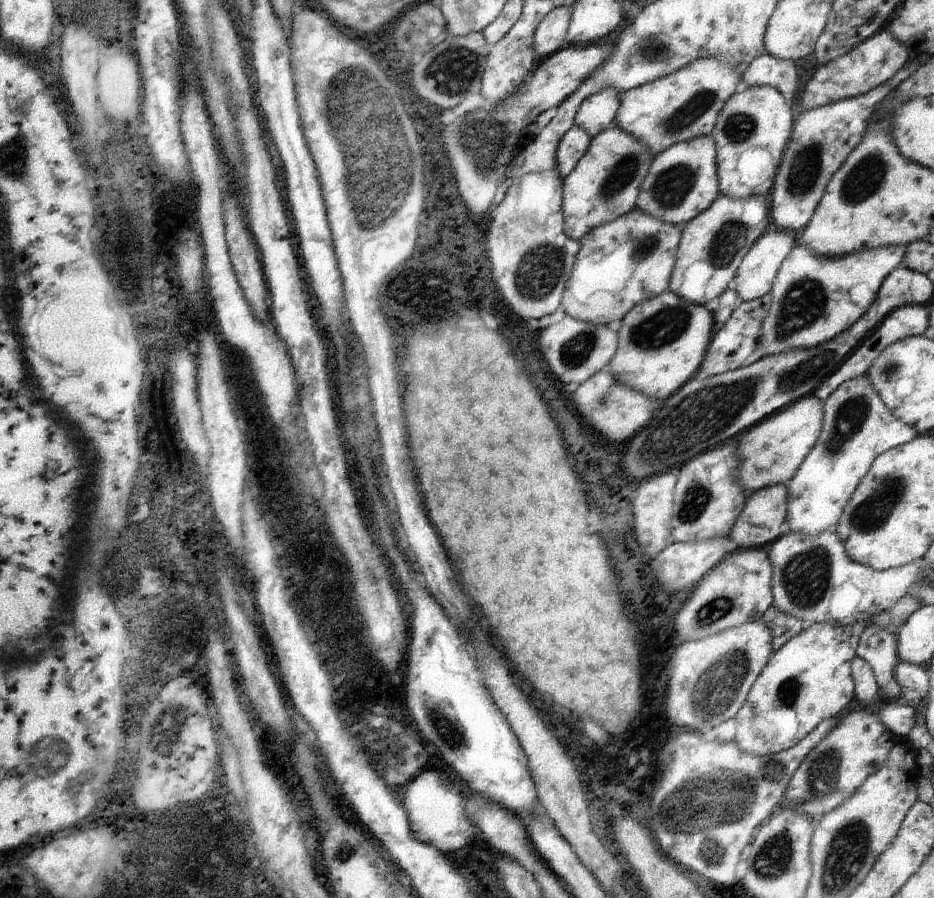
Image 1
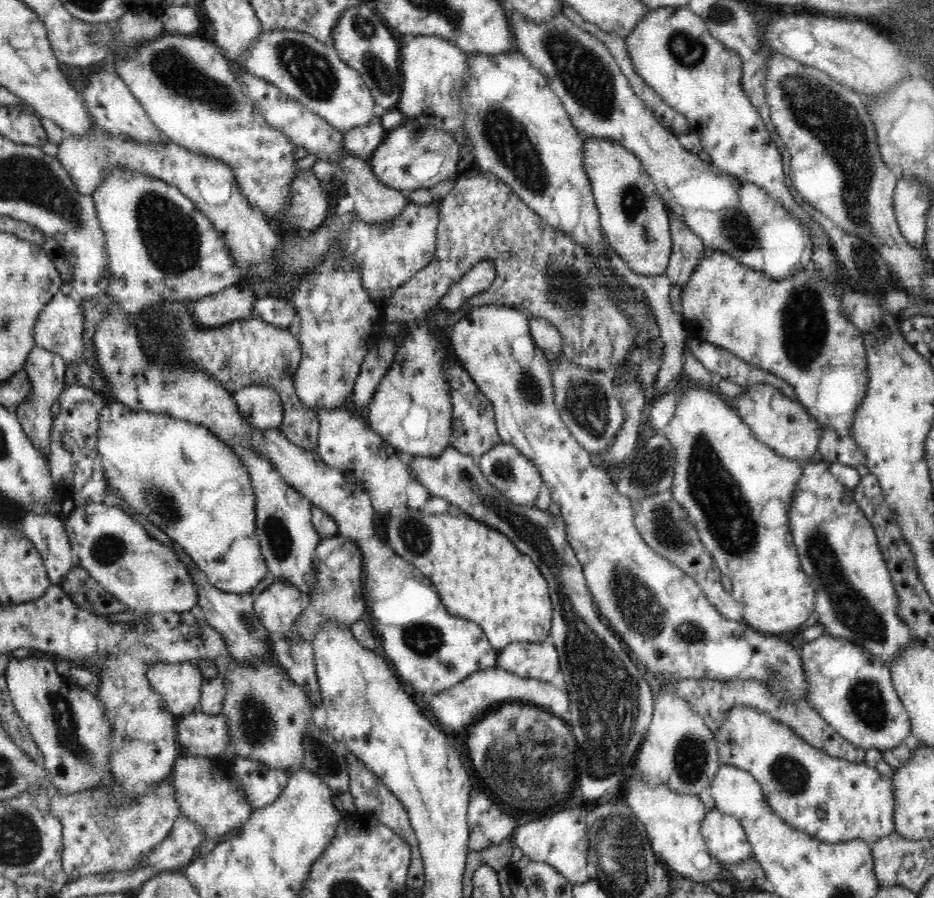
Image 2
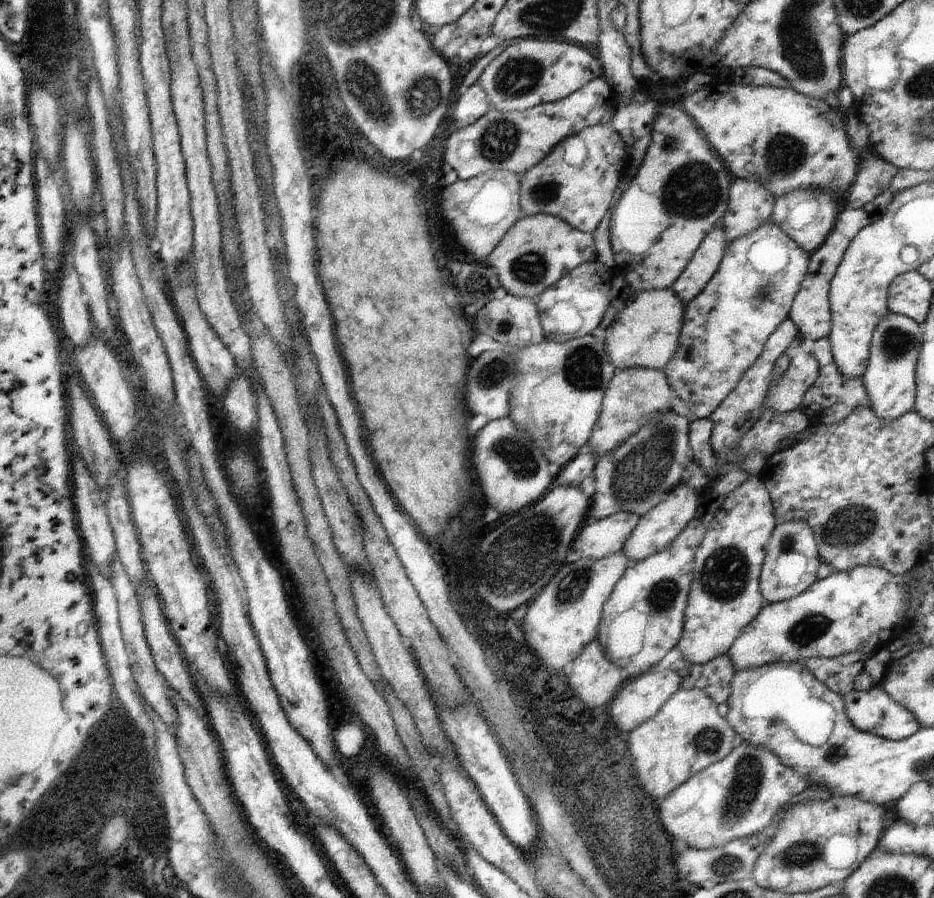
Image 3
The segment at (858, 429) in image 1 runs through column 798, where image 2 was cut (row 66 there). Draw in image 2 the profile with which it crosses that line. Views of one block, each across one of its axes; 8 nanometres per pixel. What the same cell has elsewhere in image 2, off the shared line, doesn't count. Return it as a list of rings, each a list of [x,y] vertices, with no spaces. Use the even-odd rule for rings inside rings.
[[[510,49],[507,54],[468,54],[467,68],[466,83],[468,84],[464,86],[464,90],[460,90],[460,107],[464,109],[463,127],[472,141],[473,153],[479,169],[502,179],[539,217],[545,219],[548,225],[554,228],[560,227],[560,214],[554,207],[554,198],[560,188],[566,188],[564,194],[566,198],[570,198],[570,208],[574,200],[578,200],[578,218],[576,218],[572,236],[588,249],[598,269],[606,275],[606,281],[612,287],[612,295],[616,297],[616,303],[620,307],[620,313],[626,314],[626,317],[634,323],[637,340],[653,339],[654,334],[656,334],[656,339],[659,339],[657,322],[648,300],[635,300],[634,287],[629,290],[630,286],[625,279],[617,274],[614,268],[609,268],[607,248],[610,246],[602,231],[590,179],[584,168],[584,141],[569,118],[561,99],[550,89],[547,78],[540,73],[540,70],[534,68],[522,53],[515,52],[515,49]]]

